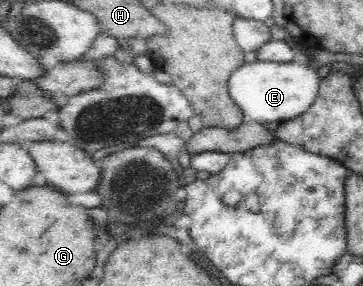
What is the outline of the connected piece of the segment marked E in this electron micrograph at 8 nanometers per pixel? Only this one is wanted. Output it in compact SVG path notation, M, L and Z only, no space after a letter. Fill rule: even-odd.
M256 60L233 71L227 81L227 87L231 99L241 108L243 124L278 124L305 113L315 101L319 83L317 72L301 61L284 63Z

